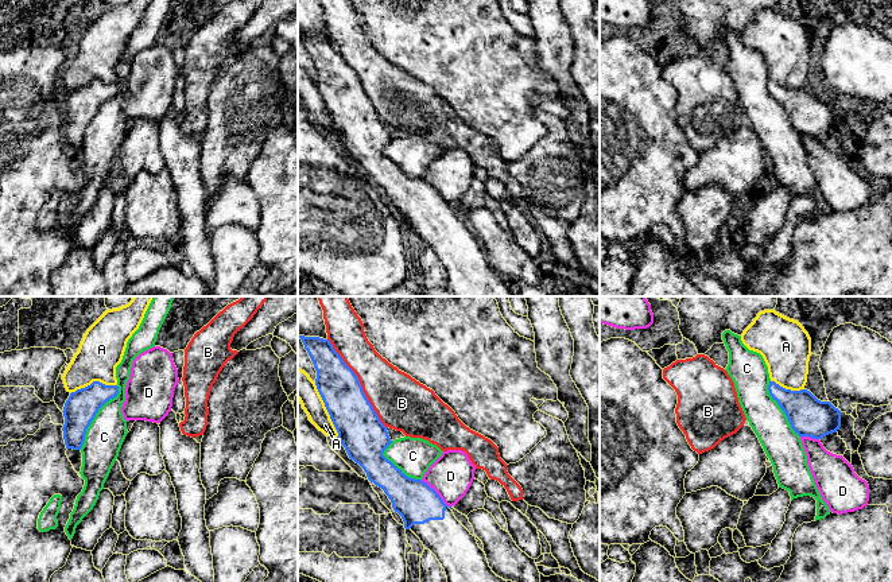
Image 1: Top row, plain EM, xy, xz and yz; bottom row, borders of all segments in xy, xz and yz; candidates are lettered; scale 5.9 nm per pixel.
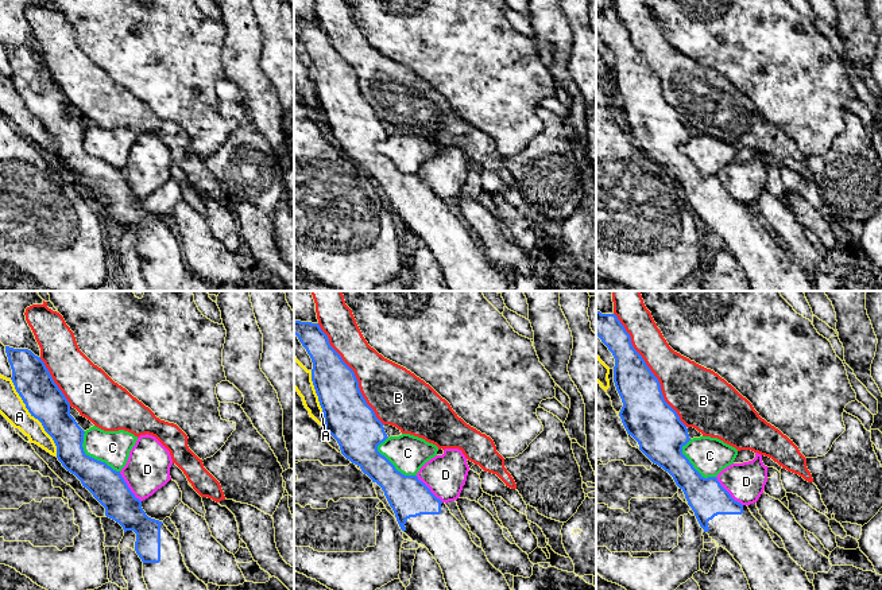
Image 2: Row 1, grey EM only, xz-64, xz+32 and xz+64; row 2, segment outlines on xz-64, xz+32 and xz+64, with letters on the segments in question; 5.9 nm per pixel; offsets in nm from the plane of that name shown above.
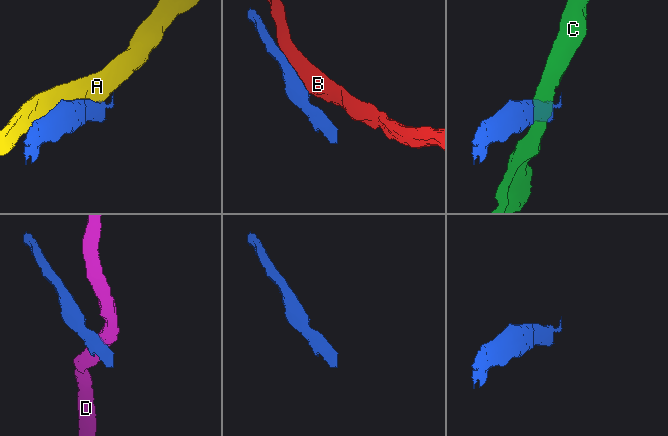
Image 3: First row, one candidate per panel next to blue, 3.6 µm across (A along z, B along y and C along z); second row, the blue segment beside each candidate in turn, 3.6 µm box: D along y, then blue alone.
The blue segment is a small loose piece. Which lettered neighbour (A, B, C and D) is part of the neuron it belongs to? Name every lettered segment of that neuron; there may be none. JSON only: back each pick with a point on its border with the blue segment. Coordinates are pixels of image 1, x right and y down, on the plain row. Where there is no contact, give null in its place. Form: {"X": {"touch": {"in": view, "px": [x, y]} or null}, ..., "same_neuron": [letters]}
{"same_neuron": []}

